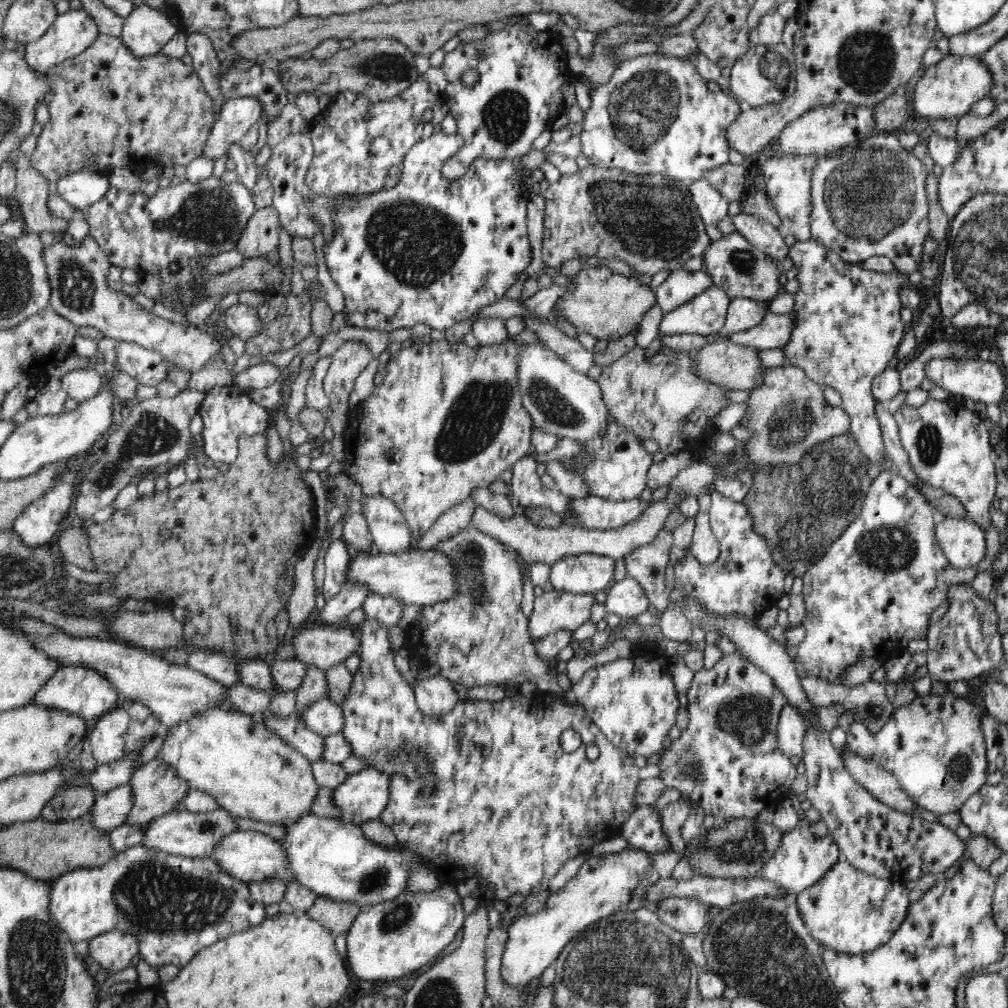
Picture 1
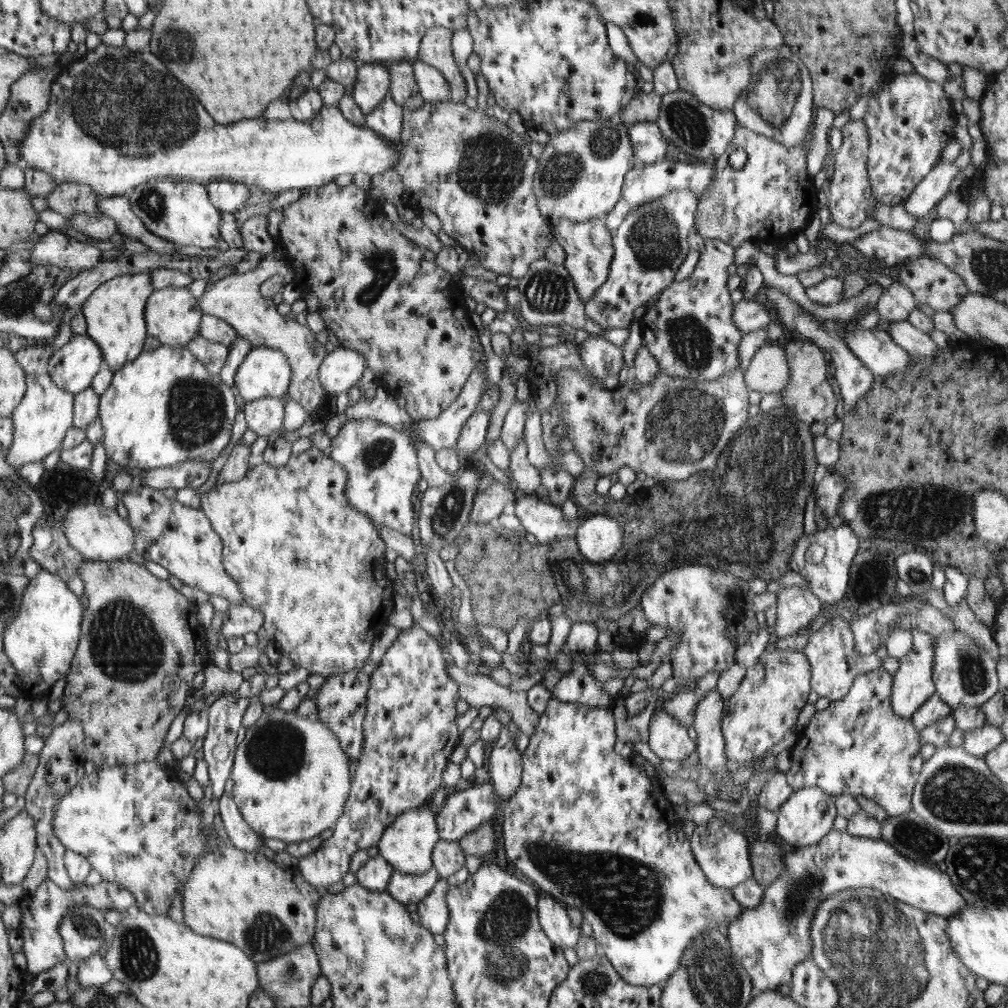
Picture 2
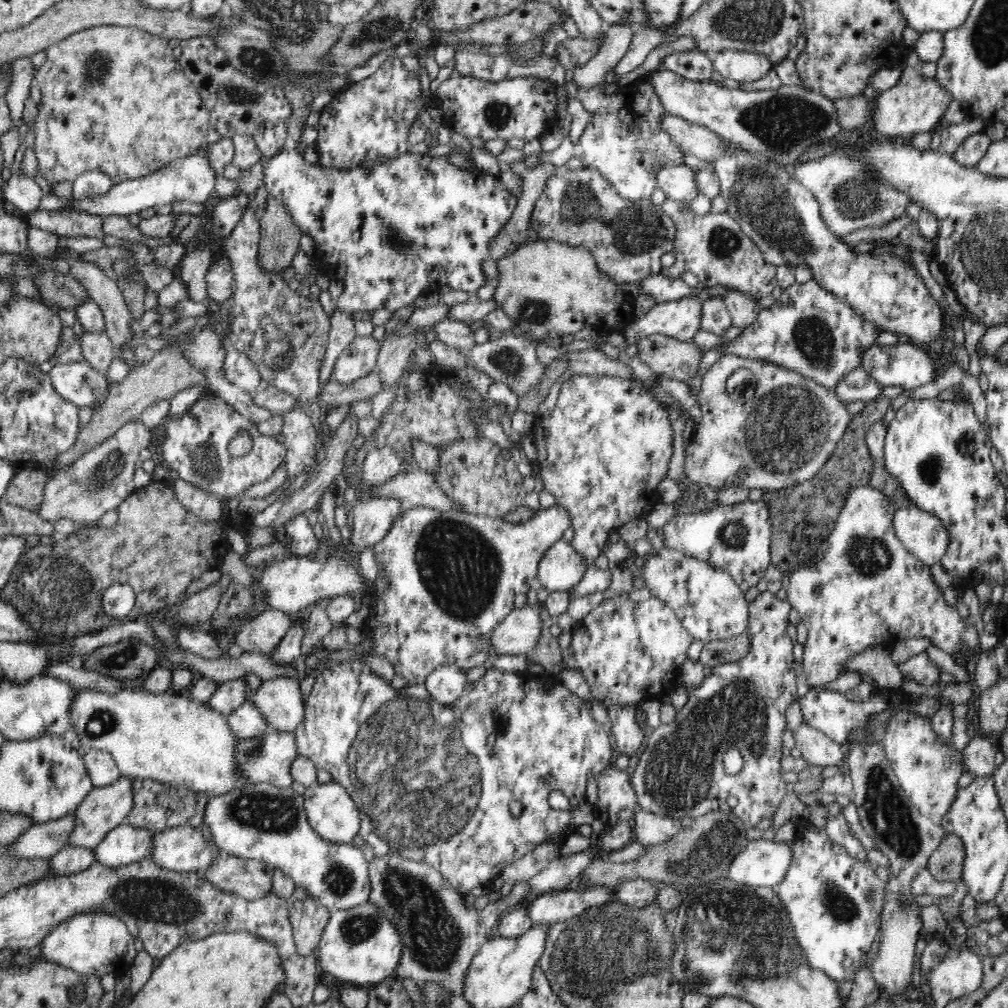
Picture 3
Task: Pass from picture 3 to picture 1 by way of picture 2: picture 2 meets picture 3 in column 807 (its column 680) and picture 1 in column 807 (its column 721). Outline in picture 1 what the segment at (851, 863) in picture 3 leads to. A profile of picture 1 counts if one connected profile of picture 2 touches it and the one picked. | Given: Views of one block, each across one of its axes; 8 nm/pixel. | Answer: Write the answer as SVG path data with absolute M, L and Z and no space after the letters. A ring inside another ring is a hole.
M845 858L836 861L816 884L797 895L797 908L810 935L822 948L844 955L863 955L886 944L904 922L910 904L909 890L903 884L863 872Z

